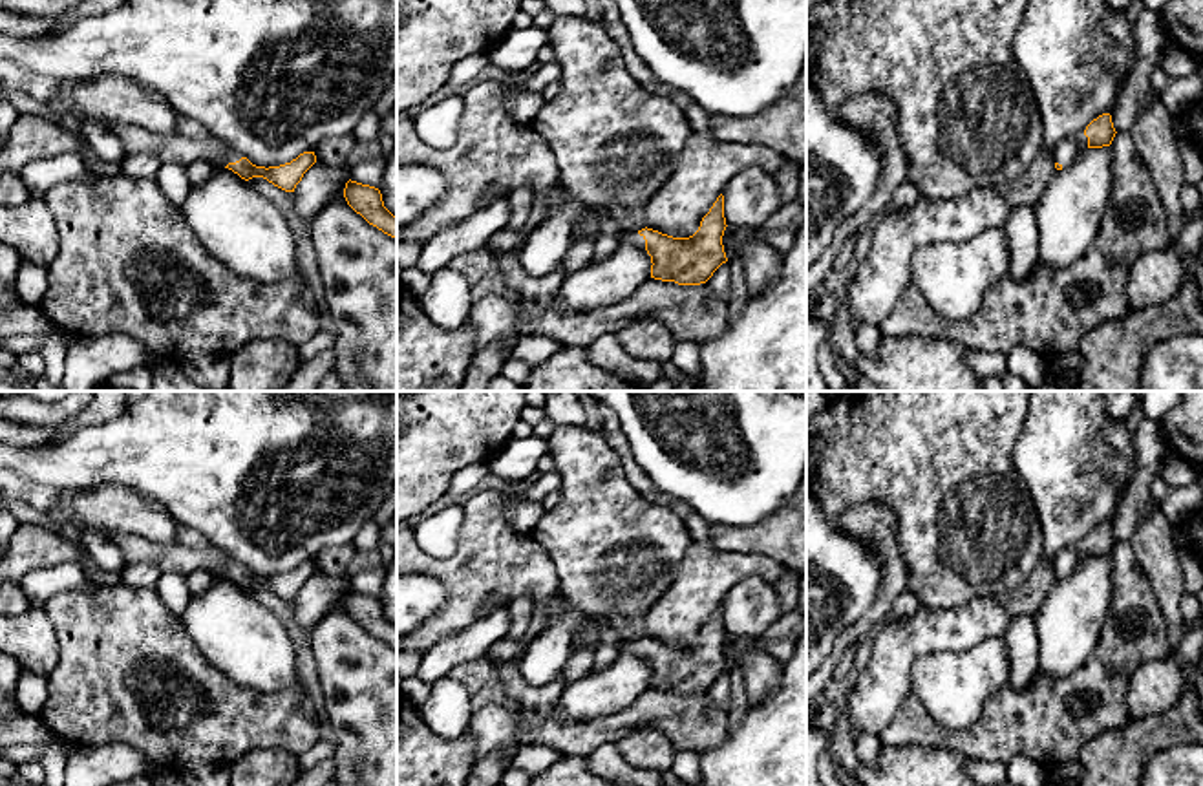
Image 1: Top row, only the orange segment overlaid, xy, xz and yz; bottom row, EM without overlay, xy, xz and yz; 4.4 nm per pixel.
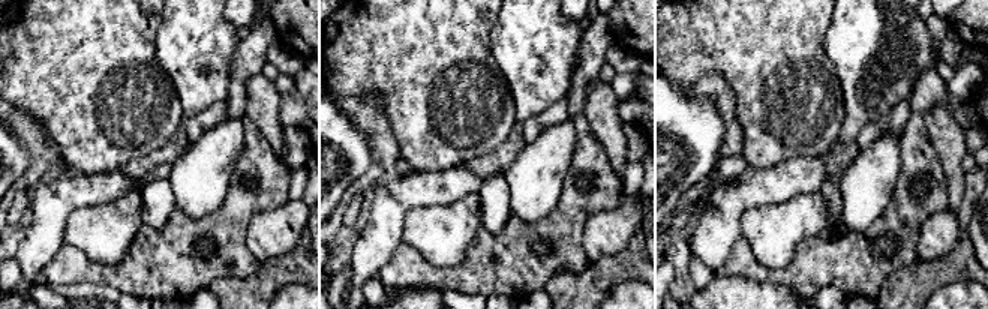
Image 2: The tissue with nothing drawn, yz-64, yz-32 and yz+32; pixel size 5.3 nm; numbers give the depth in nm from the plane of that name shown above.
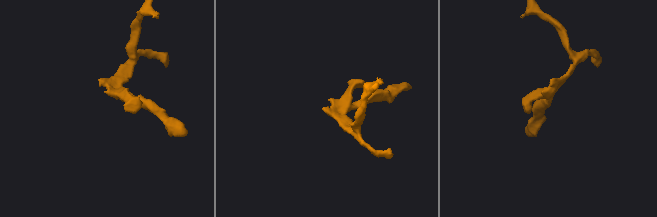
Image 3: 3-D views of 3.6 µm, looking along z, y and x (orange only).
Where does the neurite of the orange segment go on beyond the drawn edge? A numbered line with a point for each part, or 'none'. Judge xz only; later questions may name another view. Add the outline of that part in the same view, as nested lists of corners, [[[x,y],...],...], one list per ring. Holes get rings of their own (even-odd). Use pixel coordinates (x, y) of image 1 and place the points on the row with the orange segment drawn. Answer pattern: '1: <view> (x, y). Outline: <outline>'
1: xz (629, 238). Outline: [[[620,232],[618,239],[620,239],[620,243],[636,245],[640,249],[645,249],[645,239],[638,232]]]

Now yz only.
1: yz (1064, 154). Outline: [[[1084,132],[1066,137],[1055,150],[1053,161],[1059,163],[1062,168],[1068,168],[1073,159],[1088,148],[1088,137]]]

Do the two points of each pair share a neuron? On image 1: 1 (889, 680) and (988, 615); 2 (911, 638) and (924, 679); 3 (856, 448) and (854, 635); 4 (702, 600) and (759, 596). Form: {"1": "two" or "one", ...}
{"1": "one", "2": "two", "3": "two", "4": "two"}

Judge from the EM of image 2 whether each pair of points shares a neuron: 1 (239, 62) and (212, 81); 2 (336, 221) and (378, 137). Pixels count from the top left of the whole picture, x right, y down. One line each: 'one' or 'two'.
1: two
2: one

